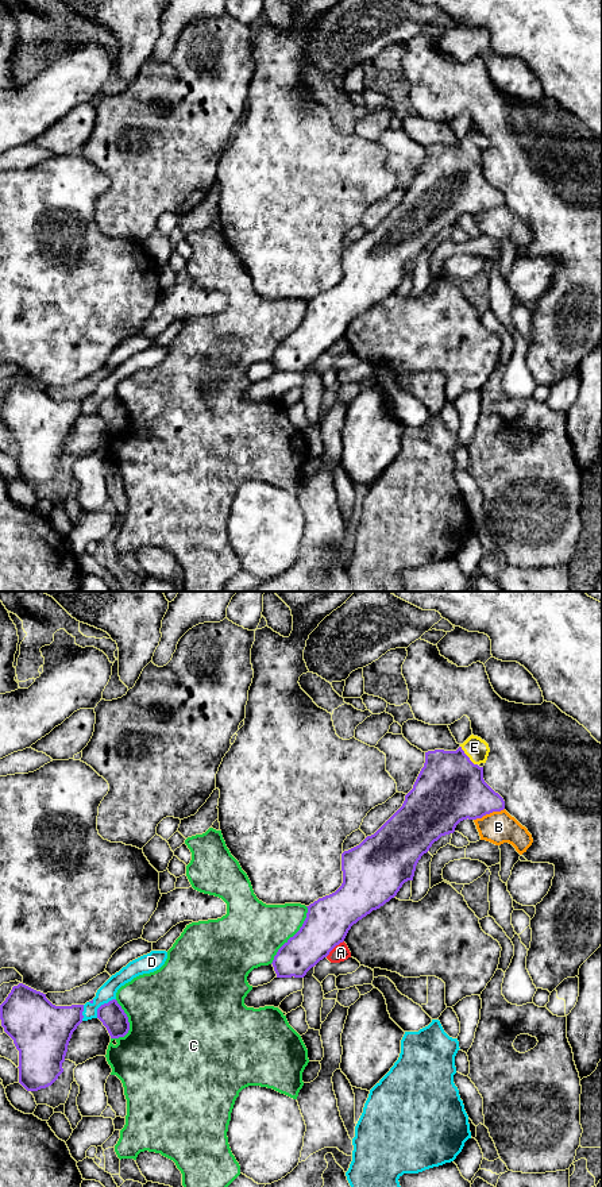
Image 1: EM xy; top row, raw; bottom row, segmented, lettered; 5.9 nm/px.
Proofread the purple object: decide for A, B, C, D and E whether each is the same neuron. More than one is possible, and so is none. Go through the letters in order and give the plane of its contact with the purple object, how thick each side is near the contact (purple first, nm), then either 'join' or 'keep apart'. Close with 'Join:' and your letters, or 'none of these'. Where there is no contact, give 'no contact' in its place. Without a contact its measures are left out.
A: xy | 280/100 nm | keep apart
B: xy | 360/190 nm | keep apart
C: xy | 280/360 nm | keep apart
D: xy | 150/100 nm | keep apart
E: xy | 400/140 nm | join
Join: E

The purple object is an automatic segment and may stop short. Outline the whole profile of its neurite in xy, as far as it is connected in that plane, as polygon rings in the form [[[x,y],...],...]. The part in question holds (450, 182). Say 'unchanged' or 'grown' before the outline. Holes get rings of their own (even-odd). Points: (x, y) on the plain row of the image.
grown; [[[474,130],[456,146],[425,147],[424,162],[402,201],[374,230],[341,248],[341,281],[306,301],[302,321],[274,351],[271,359],[277,373],[304,373],[344,336],[354,319],[394,293],[405,277],[413,275],[421,251],[441,231],[454,228],[460,216],[482,213],[505,204],[503,193],[485,177],[483,162],[479,161],[486,158],[489,147],[489,139]]]

